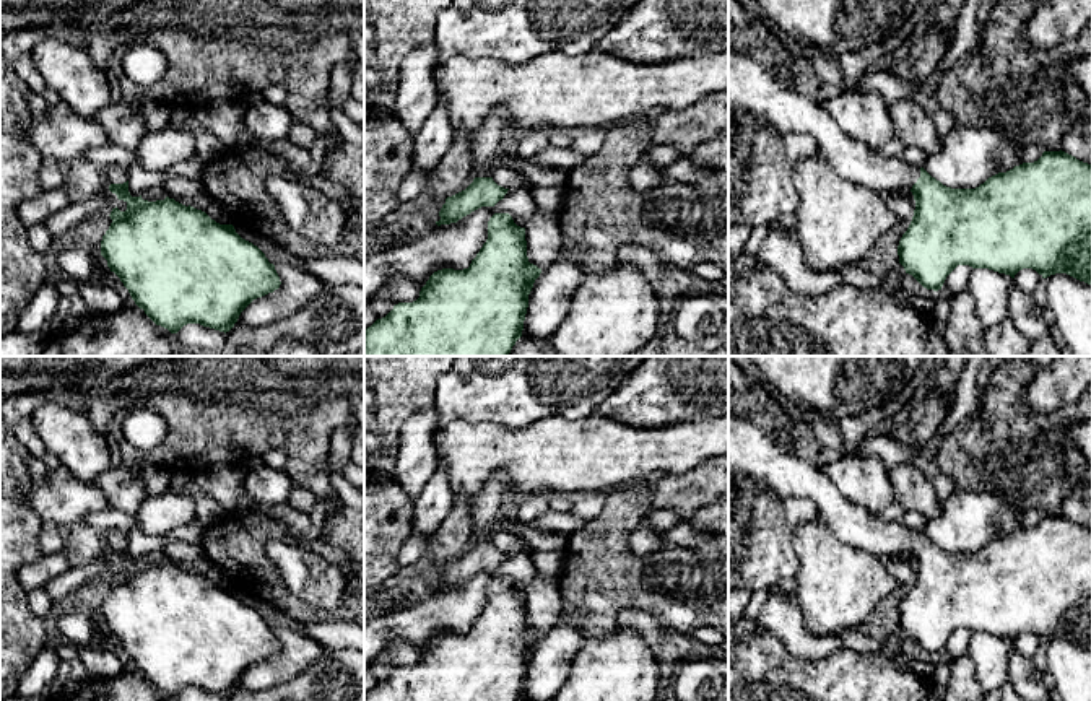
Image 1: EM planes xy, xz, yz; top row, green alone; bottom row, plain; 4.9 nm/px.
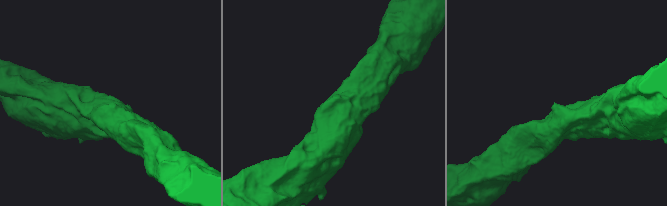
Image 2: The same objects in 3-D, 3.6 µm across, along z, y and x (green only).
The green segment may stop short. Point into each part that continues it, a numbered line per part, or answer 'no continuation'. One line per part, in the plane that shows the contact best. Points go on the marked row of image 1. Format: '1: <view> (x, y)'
1: yz (750, 87)

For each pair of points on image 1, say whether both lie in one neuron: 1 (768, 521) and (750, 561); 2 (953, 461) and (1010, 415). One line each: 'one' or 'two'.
1: one
2: one

